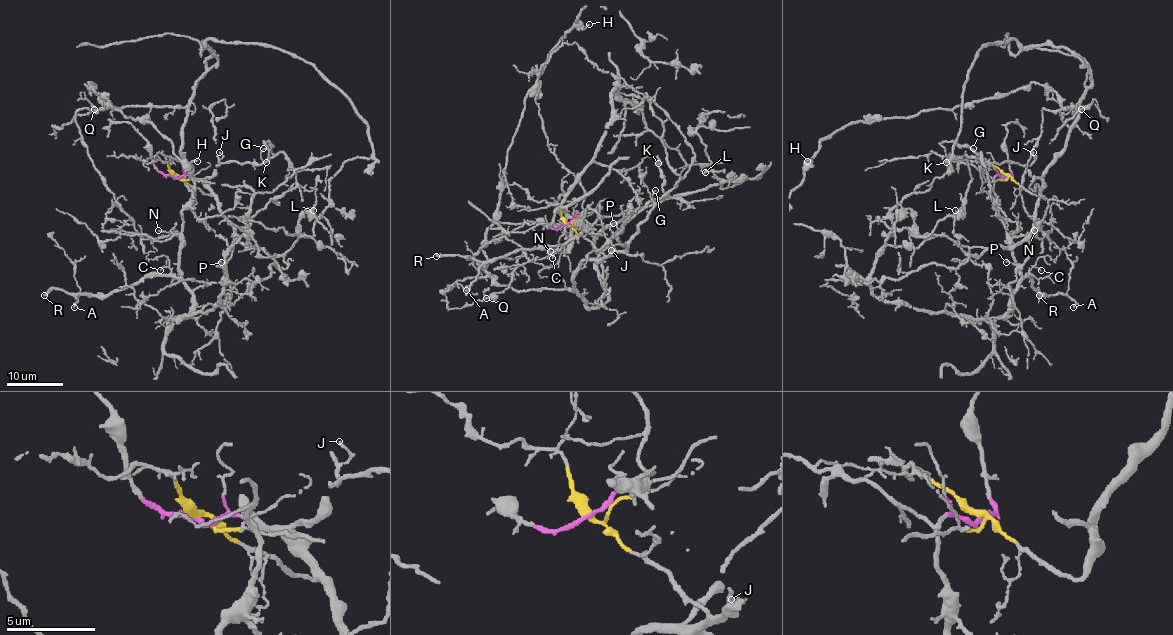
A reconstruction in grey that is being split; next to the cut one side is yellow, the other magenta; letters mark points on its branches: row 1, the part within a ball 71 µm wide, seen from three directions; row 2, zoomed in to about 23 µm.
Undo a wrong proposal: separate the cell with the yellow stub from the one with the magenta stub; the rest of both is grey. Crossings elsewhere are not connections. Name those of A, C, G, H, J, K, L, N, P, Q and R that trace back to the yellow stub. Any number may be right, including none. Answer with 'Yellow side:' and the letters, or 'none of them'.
Yellow side: G, H, J, K, L, P, Q

